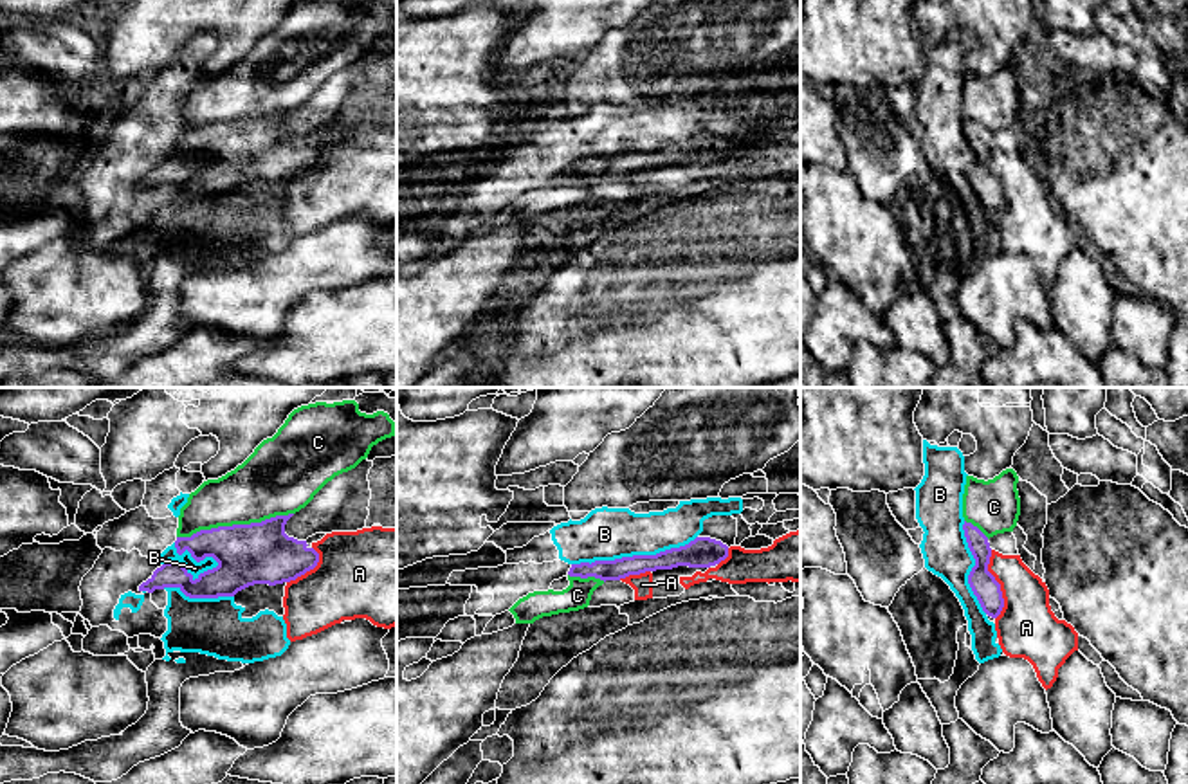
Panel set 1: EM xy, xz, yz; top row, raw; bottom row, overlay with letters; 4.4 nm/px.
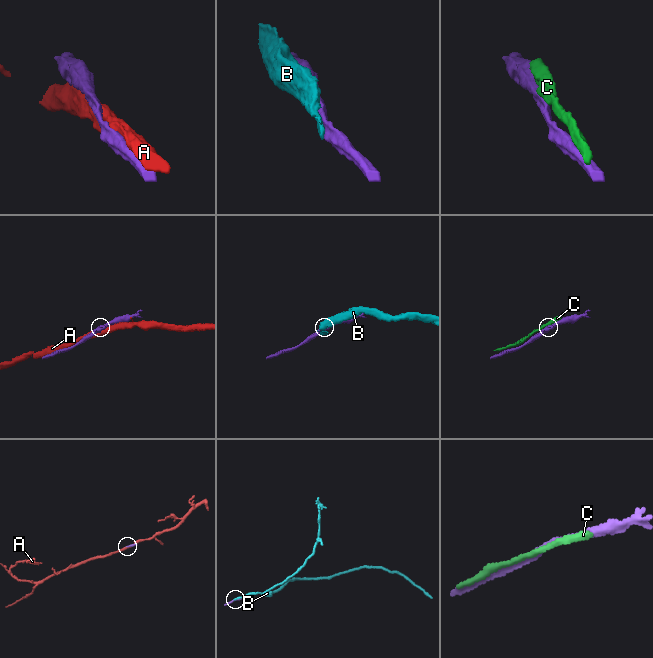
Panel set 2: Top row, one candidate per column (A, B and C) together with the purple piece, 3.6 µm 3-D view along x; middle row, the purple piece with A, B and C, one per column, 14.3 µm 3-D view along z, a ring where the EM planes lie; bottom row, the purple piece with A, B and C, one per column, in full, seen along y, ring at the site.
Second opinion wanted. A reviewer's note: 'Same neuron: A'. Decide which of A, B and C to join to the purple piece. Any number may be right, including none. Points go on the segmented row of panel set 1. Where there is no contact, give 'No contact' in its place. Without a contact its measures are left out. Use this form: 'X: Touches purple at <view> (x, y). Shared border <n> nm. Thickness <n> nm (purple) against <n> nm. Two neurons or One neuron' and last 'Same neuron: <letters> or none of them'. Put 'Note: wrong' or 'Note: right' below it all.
A: Touches purple at yz (999, 584). Shared border 320 nm. Thickness 120 nm (purple) against 280 nm. Two neurons
B: Touches purple at xz (633, 556). Shared border 550 nm. Thickness 100 nm (purple) against 240 nm. Two neurons
C: Touches purple at xy (235, 525). Shared border 550 nm. Thickness 280 nm (purple) against 300 nm. Two neurons
Same neuron: none of them
Note: wrong

